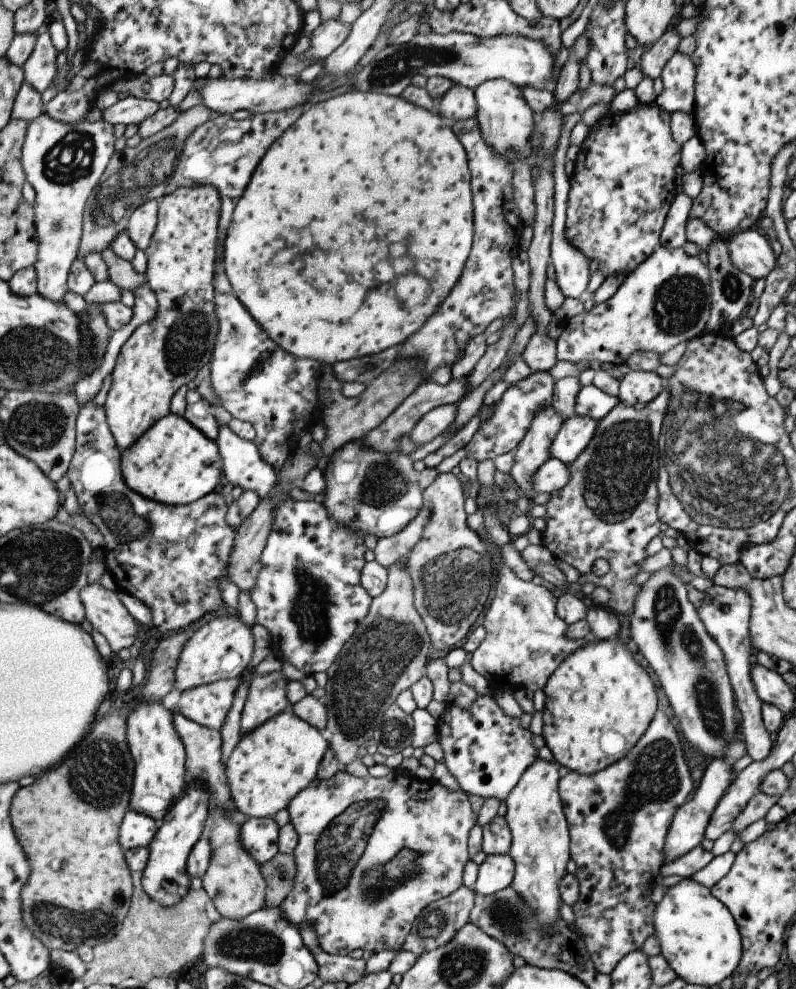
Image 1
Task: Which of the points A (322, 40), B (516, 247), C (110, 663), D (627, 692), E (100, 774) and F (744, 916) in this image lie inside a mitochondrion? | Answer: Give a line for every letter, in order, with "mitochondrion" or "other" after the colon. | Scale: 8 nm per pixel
A: other
B: other
C: other
D: other
E: mitochondrion
F: other

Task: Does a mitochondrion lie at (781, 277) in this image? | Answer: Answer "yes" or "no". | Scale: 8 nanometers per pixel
no

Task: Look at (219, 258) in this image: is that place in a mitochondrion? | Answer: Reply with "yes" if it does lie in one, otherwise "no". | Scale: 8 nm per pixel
no

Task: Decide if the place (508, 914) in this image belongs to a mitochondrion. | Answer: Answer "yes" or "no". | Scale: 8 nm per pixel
yes

